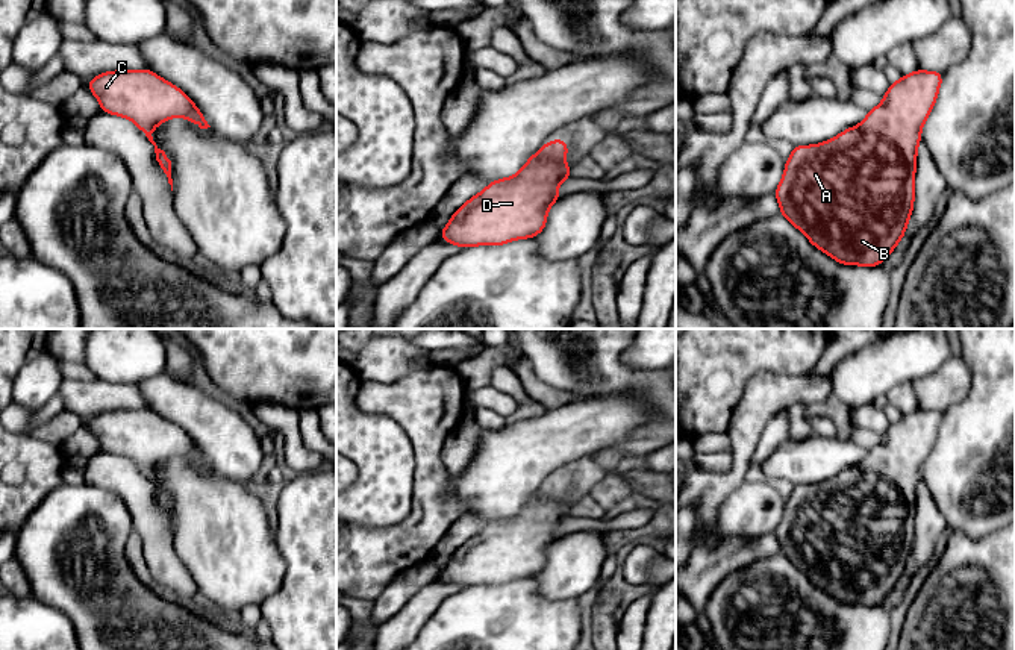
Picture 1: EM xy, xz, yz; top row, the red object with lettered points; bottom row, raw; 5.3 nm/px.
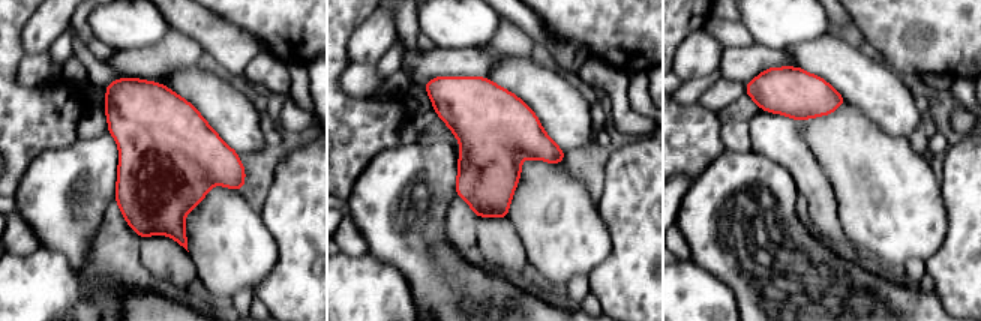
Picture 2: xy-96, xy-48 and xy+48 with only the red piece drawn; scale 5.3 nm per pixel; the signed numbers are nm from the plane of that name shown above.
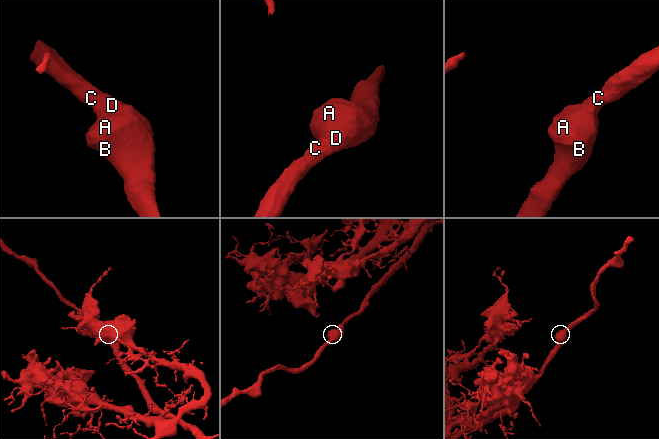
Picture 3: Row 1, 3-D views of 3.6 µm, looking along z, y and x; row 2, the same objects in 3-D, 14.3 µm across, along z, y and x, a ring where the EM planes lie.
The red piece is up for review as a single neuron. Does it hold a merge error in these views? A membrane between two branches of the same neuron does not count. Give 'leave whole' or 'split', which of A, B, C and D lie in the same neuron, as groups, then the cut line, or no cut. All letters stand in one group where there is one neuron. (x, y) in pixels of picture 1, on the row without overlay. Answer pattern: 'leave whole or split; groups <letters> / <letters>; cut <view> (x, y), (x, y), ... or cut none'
leave whole; groups A B C D; cut none

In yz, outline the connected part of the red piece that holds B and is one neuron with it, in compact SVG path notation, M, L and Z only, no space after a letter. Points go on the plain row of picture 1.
M917 409L891 423L883 441L867 452L867 458L838 476L817 485L795 485L785 502L785 514L774 535L780 553L801 570L812 585L827 592L842 605L876 606L901 580L914 548L914 518L917 488L921 480L921 467L938 438L944 414Z

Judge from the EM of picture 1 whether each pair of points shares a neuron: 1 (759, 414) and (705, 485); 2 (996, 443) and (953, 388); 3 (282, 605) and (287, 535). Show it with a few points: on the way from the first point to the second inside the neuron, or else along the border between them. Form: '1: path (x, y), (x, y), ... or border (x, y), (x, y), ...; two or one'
1: path (744, 435), (740, 465), (726, 479); one
2: border (968, 364), (968, 393), (943, 412); two
3: path (296, 588), (296, 552); one

